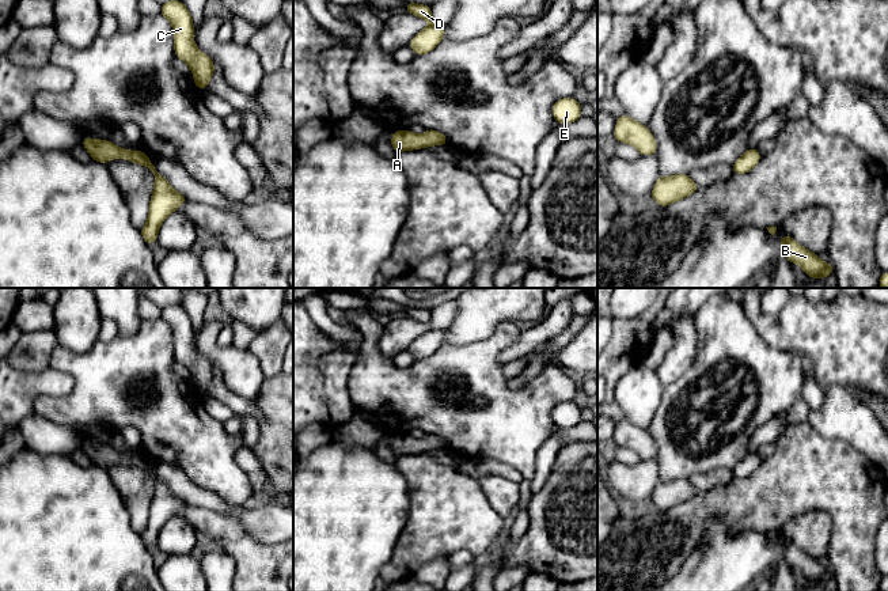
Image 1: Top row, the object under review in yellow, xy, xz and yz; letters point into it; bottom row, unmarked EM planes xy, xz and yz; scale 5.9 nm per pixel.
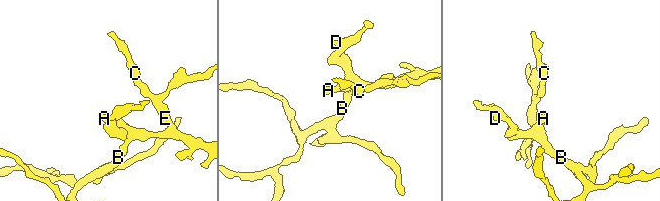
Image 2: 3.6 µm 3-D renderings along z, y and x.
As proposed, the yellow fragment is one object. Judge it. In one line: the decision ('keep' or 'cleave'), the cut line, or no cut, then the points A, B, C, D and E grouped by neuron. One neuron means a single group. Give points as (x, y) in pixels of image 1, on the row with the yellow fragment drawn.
keep; no cut; A B C D E

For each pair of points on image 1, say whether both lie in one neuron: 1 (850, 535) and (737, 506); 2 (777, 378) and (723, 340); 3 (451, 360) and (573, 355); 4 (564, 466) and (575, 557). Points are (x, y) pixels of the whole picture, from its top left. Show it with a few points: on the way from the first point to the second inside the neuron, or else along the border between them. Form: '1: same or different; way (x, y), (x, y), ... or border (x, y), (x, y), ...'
1: same; way (830, 506), (824, 500), (767, 500)
2: same; way (763, 374), (746, 356), (736, 353)
3: different; border (554, 359), (564, 370)
4: same; way (572, 489), (572, 534)

